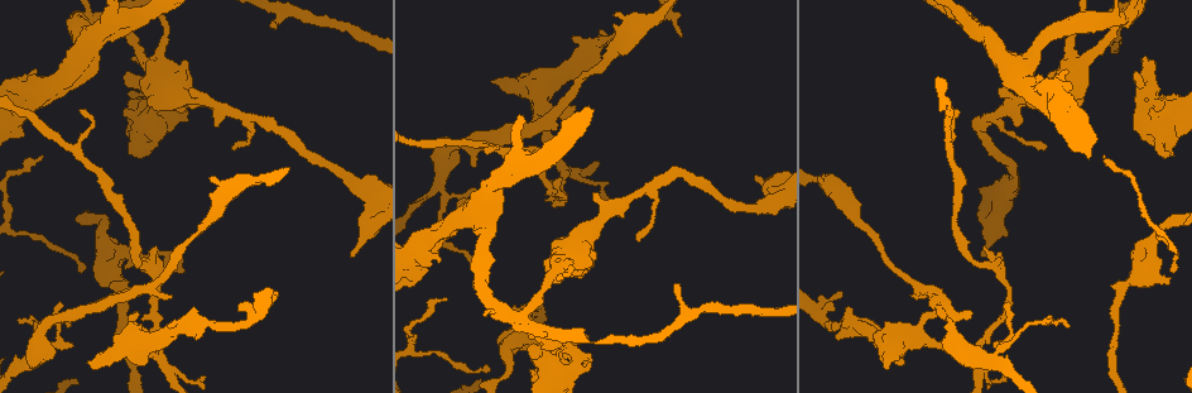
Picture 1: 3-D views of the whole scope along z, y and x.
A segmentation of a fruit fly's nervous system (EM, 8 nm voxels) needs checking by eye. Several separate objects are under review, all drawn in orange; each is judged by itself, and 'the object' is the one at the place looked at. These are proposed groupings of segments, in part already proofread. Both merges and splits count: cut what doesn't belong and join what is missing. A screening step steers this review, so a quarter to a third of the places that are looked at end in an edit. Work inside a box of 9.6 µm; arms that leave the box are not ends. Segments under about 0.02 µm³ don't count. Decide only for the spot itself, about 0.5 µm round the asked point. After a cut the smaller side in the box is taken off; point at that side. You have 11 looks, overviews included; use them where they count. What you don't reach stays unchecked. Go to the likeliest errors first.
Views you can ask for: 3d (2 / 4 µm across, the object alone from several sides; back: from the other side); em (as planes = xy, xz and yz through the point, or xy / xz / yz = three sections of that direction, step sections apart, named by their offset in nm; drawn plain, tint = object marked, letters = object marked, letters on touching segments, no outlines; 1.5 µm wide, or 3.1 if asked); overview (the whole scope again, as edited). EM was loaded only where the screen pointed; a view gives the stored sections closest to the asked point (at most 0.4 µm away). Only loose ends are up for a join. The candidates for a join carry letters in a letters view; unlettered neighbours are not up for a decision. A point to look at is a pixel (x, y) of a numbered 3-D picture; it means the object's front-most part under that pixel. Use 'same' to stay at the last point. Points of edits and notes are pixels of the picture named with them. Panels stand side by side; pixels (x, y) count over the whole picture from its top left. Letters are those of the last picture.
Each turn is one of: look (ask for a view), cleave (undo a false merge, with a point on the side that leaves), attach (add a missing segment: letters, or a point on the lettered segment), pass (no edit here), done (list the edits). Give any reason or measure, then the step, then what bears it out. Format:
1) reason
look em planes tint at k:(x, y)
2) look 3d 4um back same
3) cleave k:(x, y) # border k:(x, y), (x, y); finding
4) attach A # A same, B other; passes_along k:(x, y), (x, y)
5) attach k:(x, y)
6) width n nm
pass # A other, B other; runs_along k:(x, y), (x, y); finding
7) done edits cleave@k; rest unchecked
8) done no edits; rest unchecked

look em xz step 4 letters at 1:(1144, 90)

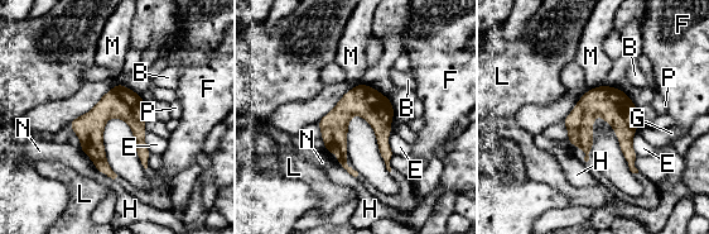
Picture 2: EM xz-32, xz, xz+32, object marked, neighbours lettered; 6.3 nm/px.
pass # B other, E other, F other, G other, H other, L other, M other, N other, P other; runs_along 2:(120, 87), (95, 120), (110, 173); continuous, no second neuron

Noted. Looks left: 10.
side arm on a straight run
look 3d 2um at 1:(519, 320)

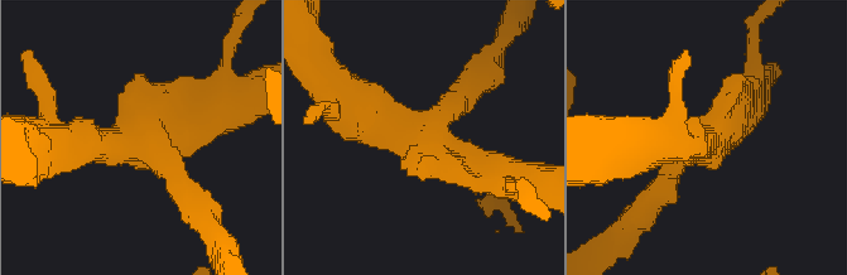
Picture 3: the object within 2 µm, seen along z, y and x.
shape alone is not enough
look em yz step 8 letters at 3:(417, 135)

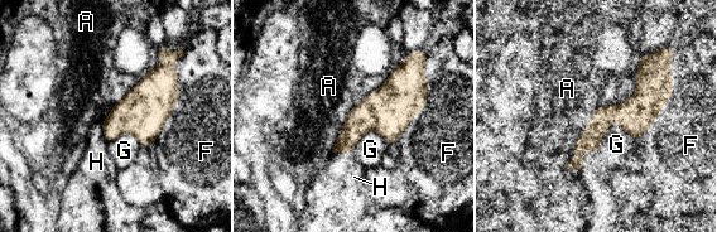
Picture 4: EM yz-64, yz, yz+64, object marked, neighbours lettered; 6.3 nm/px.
cut it another way
look em planes letters same

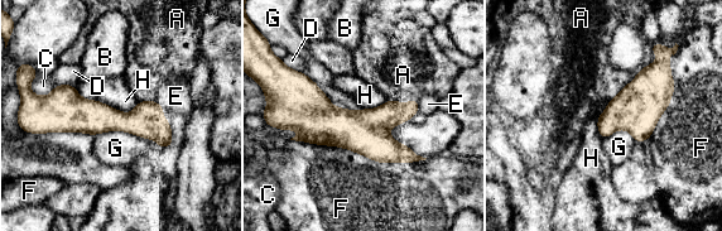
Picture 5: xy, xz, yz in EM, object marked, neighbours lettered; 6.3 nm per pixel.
longest_contact F 850 nm
pass # A other, B other, C other, D other, E other, F other, G other, H other; continuous, no second neuron

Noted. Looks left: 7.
branch stops here
look 3d 4um back at 1:(592, 193)

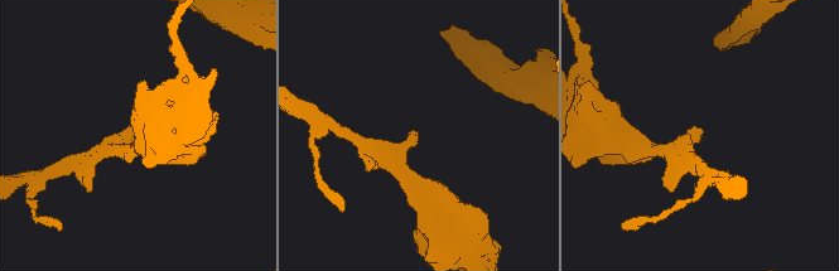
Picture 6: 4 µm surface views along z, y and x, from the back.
look em planes letters at 6:(703, 130)

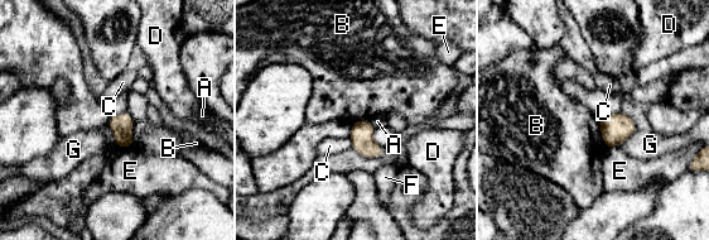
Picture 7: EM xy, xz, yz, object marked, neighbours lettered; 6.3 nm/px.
pass # A other, B other, C other, D other, E other, F other, G other; border 7:(598, 120), (598, 128), (606, 148); none of them fits

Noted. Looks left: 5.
tapers out
look em xz step 8 letters at 1:(472, 165)

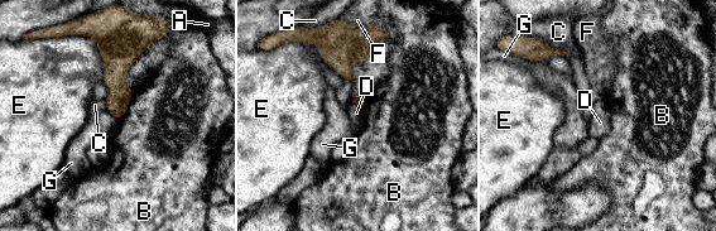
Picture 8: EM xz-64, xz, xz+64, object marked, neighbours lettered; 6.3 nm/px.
another direction
look em xy step 8 letters same

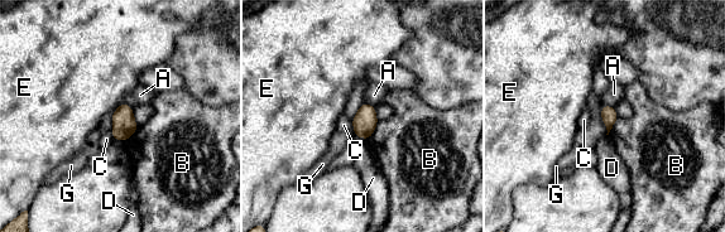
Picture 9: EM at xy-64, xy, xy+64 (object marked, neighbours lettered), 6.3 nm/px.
pass # A other, B other, C other, D other, E other, G other; border 9:(601, 105), (601, 121), (606, 134); none of them fits

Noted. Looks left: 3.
done no edits; rest unchecked

